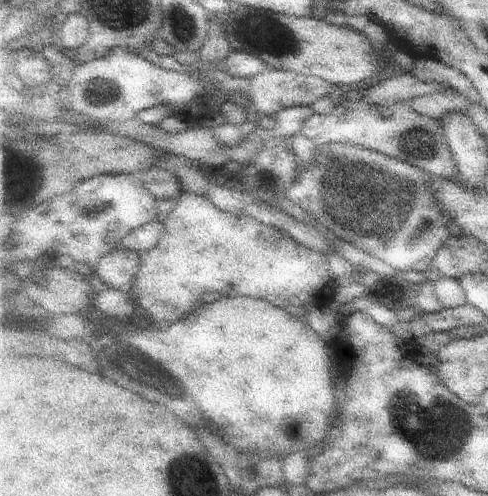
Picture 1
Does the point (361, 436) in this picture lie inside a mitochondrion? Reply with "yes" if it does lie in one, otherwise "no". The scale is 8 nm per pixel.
no

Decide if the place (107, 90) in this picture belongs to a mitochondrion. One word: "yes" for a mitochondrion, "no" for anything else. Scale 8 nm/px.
yes

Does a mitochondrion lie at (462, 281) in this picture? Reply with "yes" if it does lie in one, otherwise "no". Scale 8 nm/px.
no

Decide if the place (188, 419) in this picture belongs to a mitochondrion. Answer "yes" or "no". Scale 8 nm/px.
no

